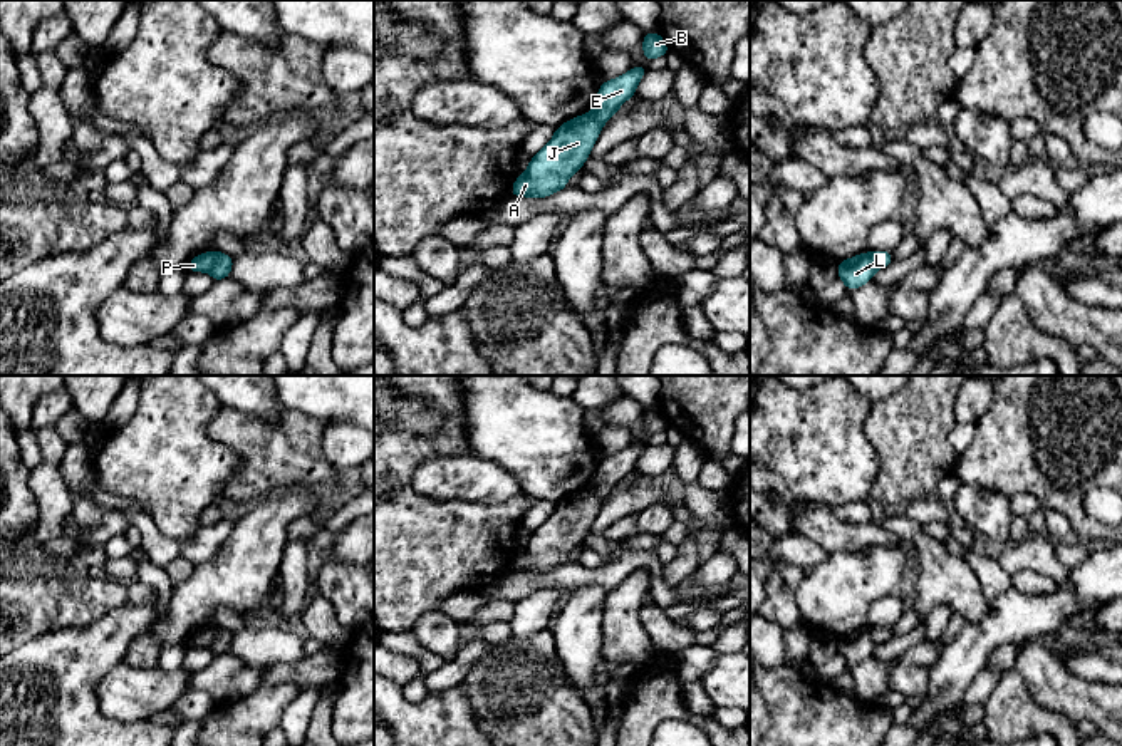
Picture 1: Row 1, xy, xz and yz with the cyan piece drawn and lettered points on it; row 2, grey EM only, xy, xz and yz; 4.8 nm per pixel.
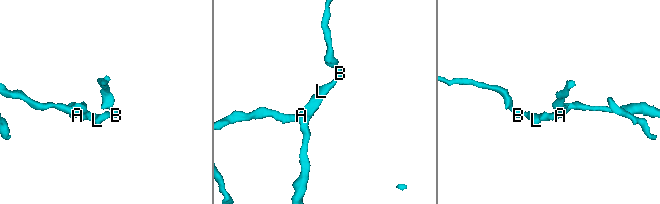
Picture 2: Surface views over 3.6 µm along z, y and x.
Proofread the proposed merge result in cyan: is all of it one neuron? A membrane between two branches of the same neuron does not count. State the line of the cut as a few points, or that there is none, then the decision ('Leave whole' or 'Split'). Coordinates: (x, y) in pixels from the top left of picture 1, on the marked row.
Split along xy (220, 253), (208, 270). Split

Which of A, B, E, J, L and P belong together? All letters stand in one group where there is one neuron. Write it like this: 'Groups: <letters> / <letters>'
Groups: A J P / B E L

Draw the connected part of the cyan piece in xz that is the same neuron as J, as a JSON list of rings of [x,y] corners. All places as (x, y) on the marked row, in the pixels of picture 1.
[[[579,116],[557,127],[552,141],[528,163],[528,169],[515,179],[510,196],[545,198],[567,188],[569,178],[584,166],[602,124],[589,116]]]

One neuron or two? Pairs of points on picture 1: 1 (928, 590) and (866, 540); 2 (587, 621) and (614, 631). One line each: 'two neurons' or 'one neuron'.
1: two neurons
2: two neurons

